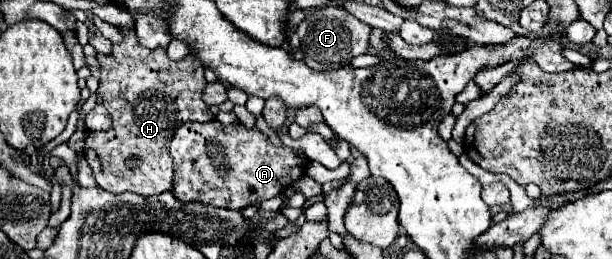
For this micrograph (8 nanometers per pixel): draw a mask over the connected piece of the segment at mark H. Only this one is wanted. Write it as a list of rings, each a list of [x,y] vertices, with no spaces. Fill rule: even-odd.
[[[123,28],[123,40],[119,44],[113,44],[111,54],[103,56],[97,54],[97,62],[101,66],[101,78],[99,78],[99,88],[97,94],[103,100],[103,106],[109,110],[113,118],[113,126],[107,132],[85,132],[85,158],[89,166],[93,168],[95,180],[99,188],[111,192],[111,194],[121,194],[121,192],[135,192],[141,196],[155,196],[161,192],[171,190],[173,184],[173,160],[169,156],[169,140],[175,134],[179,126],[185,122],[209,122],[213,120],[213,114],[209,106],[203,102],[201,94],[207,84],[203,78],[203,64],[195,58],[183,58],[179,62],[167,58],[165,48],[145,48],[139,44],[137,34],[133,28]],[[137,156],[141,164],[137,168],[127,168],[125,160]]]

